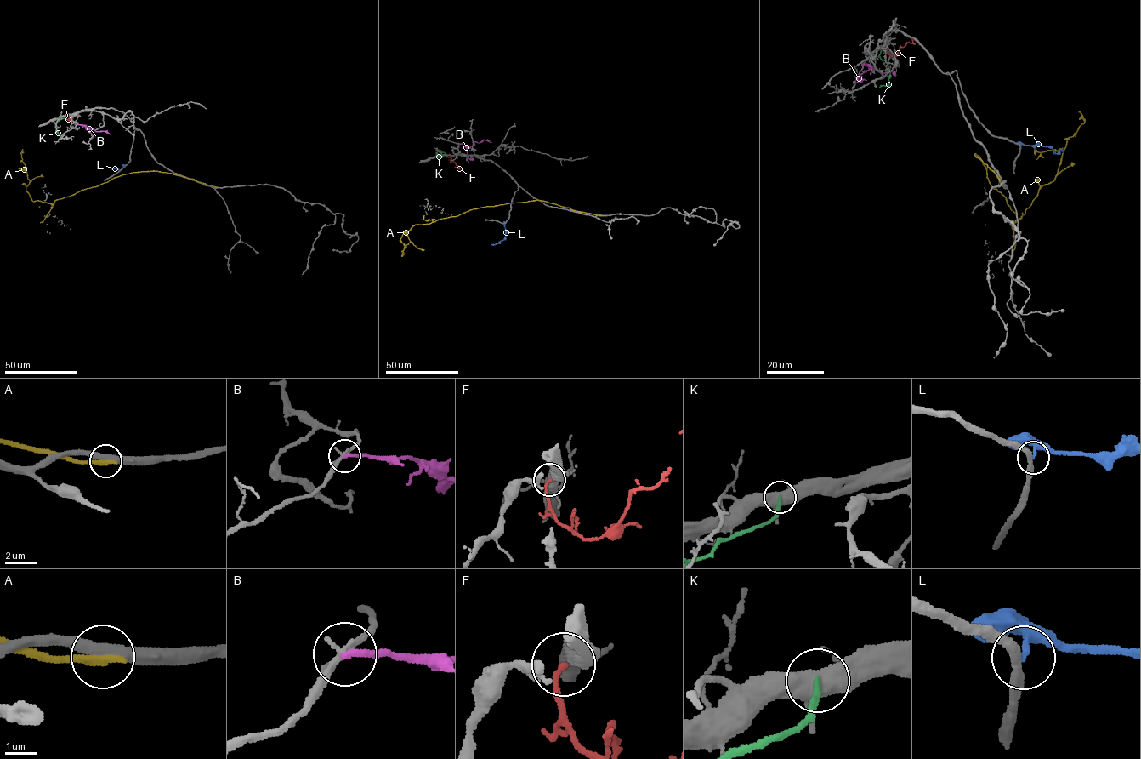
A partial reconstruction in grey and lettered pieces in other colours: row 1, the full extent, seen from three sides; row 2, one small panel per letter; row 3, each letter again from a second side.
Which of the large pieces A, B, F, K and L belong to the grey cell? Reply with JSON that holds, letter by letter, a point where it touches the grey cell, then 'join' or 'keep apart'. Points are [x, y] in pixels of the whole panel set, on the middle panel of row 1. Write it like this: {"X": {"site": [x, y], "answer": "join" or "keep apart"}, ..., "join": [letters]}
{"A": {"site": [602, 215], "answer": "keep apart"}, "B": {"site": [457, 143], "answer": "keep apart"}, "F": {"site": [450, 155], "answer": "join"}, "K": {"site": [445, 154], "answer": "keep apart"}, "L": {"site": [504, 224], "answer": "keep apart"}, "join": ["F"]}

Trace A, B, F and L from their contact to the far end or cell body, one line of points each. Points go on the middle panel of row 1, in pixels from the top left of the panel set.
A: (602, 215), (539, 200), (484, 207), (428, 224), (414, 225), (406, 232), (411, 242), (403, 253)
B: (457, 143), (469, 147), (474, 142), (487, 139), (491, 142)
F: (450, 155), (459, 168), (455, 166)
L: (505, 224), (505, 237), (491, 245)

